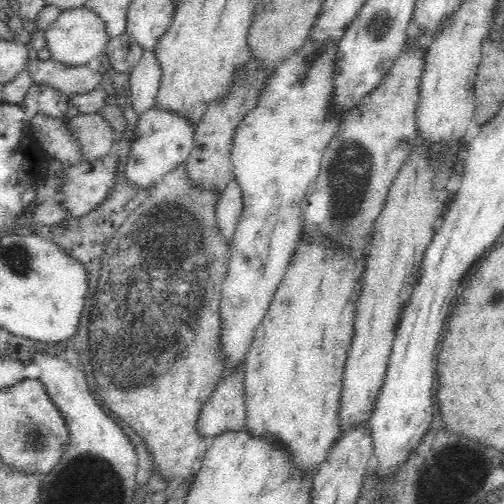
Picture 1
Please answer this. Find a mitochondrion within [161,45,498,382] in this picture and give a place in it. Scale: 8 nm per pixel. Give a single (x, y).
(350, 169)

